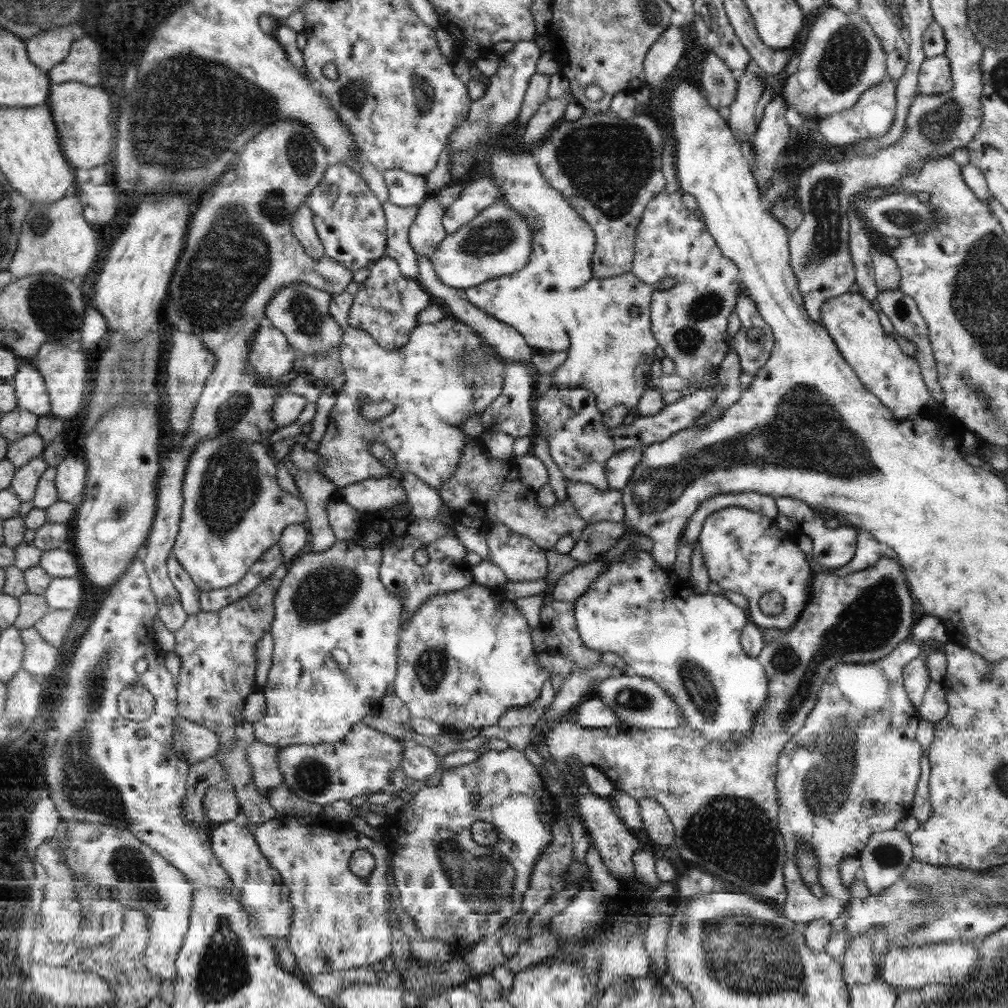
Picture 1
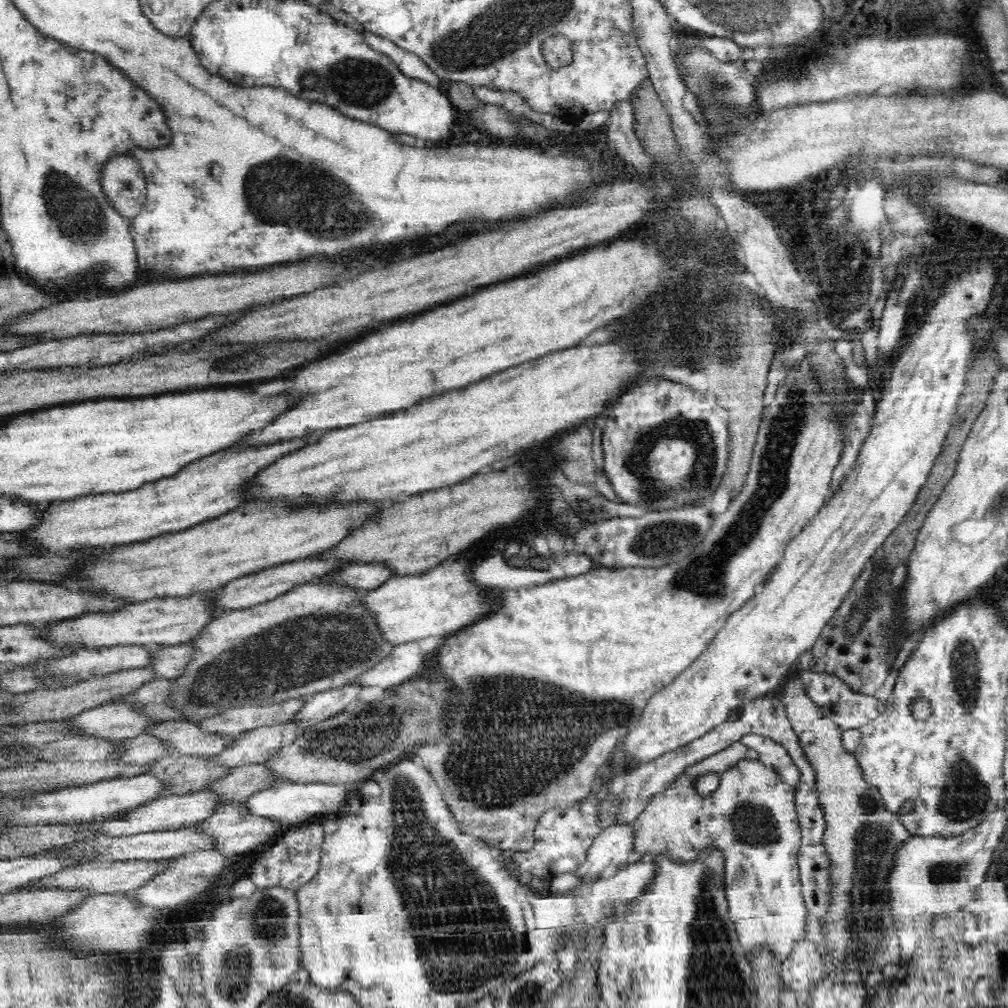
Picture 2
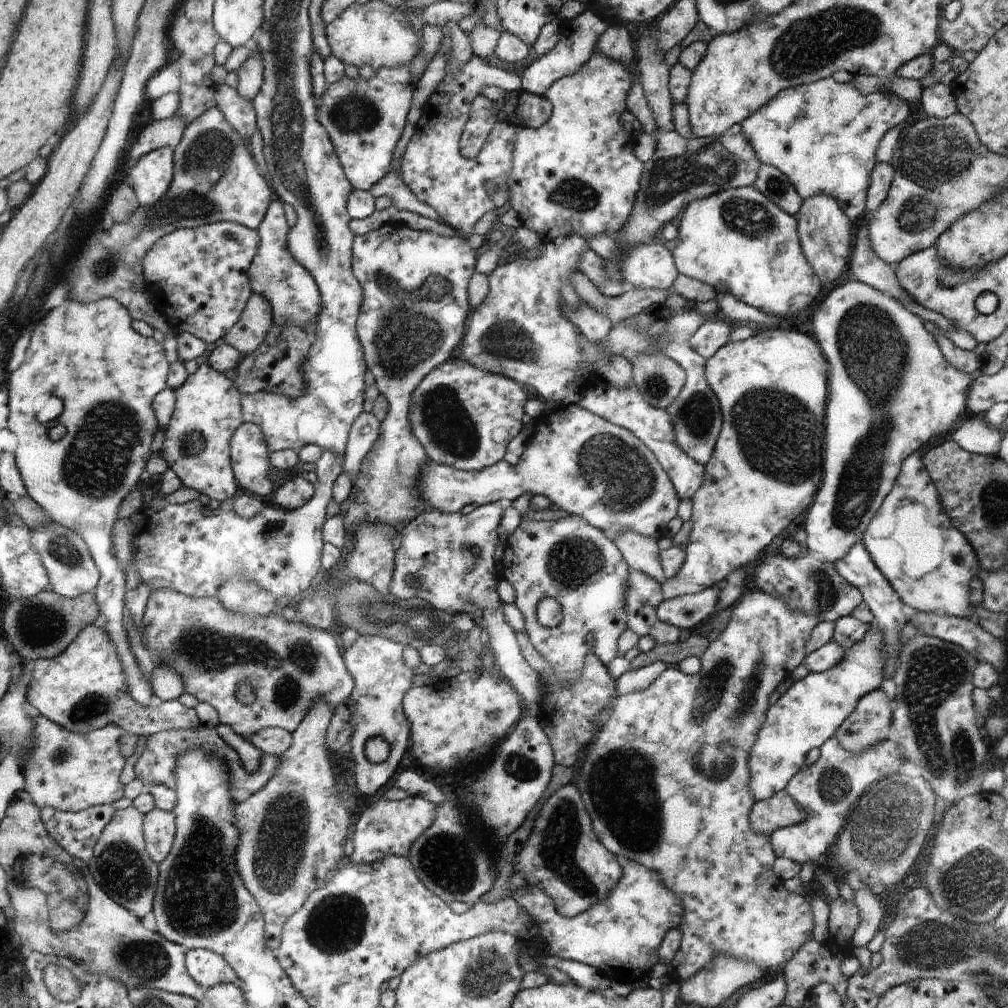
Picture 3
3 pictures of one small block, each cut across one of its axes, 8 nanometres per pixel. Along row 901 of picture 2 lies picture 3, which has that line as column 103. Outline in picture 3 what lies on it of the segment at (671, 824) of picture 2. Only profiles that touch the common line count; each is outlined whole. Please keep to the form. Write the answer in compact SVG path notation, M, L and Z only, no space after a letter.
M38 715L33 718L34 728L32 736L36 738L36 748L32 762L24 768L25 785L23 790L32 797L32 802L38 808L54 808L54 810L80 812L87 808L100 805L111 805L124 797L123 784L120 783L120 772L126 764L125 758L120 754L120 743L128 733L115 724L109 724L94 732L73 733L58 724L54 724L45 716Z

